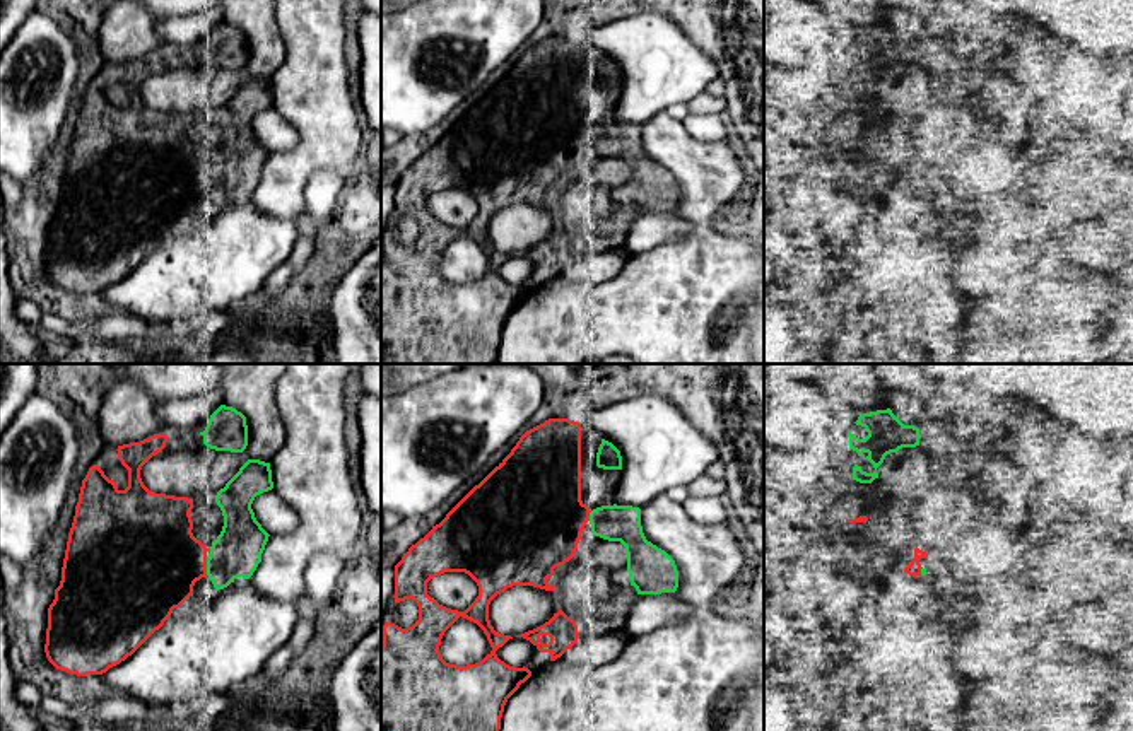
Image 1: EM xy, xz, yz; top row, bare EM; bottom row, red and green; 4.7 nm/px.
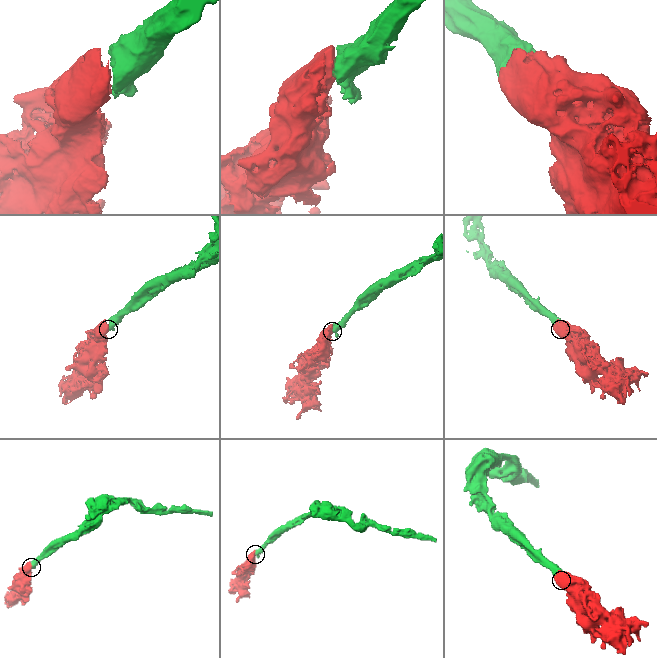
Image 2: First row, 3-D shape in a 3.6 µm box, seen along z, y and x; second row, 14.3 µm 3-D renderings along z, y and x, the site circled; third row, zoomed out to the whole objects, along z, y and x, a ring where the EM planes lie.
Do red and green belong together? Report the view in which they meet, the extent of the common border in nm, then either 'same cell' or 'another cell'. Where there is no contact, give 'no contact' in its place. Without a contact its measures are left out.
meets red in xy; contact 80 nm long; same cell

